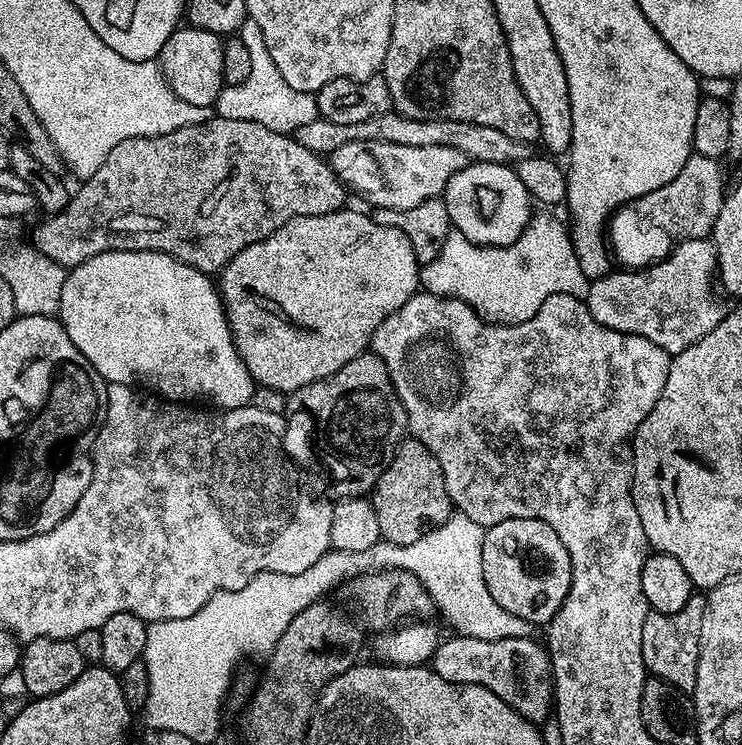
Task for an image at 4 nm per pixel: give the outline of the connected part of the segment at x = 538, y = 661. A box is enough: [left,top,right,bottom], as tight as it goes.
[430,634,554,726]

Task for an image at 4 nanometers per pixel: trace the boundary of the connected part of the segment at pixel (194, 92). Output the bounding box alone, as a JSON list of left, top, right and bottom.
[158,26,226,108]

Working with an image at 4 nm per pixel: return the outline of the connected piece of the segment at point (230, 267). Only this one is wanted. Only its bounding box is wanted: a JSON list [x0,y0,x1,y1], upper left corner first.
[218,210,422,393]

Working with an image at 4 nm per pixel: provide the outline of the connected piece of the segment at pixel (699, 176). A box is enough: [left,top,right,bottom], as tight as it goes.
[639,154,726,240]

